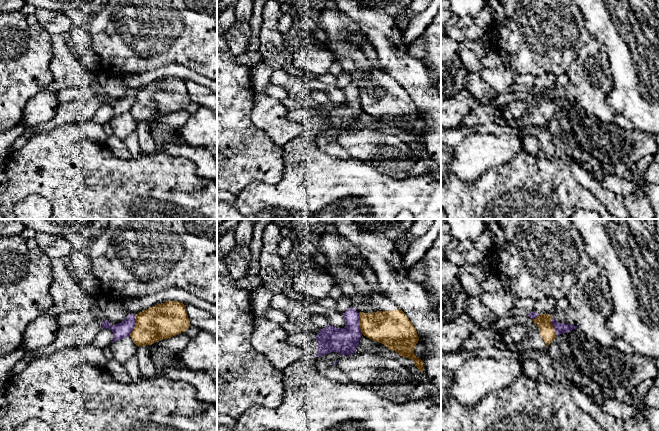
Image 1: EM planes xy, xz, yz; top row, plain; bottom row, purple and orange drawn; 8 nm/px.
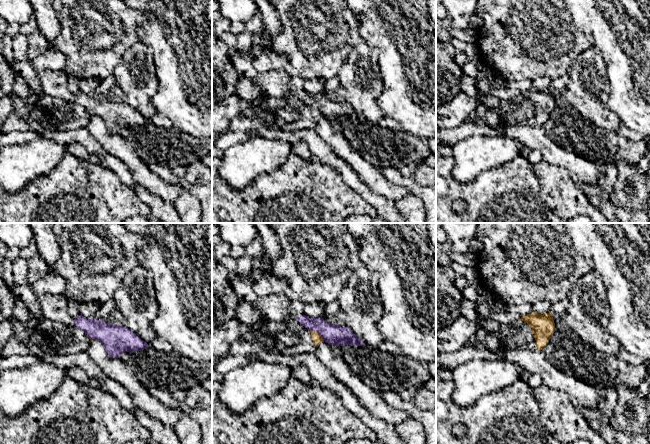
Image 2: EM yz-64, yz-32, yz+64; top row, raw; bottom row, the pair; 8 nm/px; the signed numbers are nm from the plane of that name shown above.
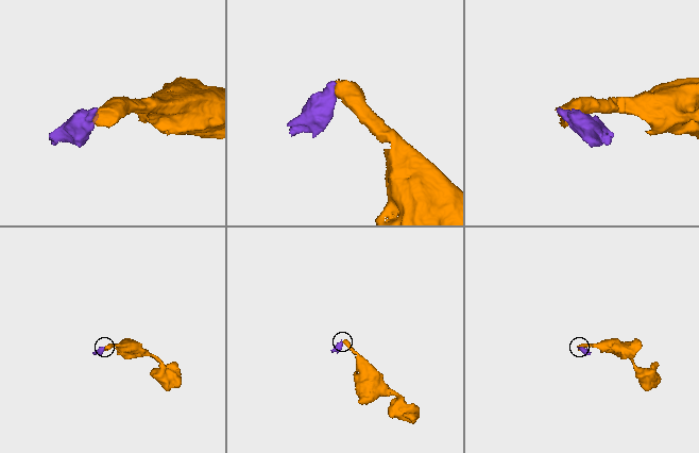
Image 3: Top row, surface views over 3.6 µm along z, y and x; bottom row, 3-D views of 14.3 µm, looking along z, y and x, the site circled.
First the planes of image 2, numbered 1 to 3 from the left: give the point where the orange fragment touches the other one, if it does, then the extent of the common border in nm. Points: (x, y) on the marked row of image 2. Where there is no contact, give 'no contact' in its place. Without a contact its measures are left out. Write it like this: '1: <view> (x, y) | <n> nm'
1: yz-64 (91, 338) | 50 nm
2: yz-32 (318, 332) | 150 nm
3: no contact

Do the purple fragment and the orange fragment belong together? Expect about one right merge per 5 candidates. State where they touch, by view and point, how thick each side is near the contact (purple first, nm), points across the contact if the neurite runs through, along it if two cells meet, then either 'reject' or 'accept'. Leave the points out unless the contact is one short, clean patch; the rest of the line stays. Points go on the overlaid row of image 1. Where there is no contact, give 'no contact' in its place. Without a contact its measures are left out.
meets purple in xy at (134, 325); 130 nm thick on the purple side, 280 nm on the other; border along xy (135, 315), (135, 326), (129, 335); reject

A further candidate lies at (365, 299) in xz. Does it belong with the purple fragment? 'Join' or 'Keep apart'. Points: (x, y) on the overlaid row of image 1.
Keep apart

